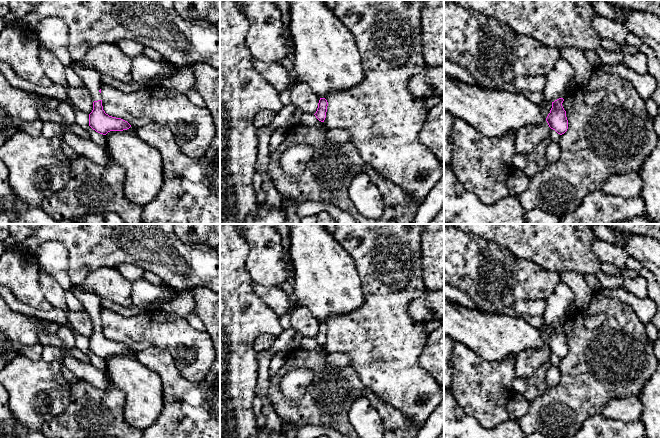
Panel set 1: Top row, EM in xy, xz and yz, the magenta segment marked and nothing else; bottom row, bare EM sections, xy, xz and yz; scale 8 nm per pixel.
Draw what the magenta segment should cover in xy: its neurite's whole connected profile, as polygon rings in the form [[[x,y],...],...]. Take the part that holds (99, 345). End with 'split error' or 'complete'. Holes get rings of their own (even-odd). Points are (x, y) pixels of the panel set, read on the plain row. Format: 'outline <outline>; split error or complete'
outline [[[81,290],[76,291],[74,295],[83,305],[92,321],[93,334],[89,338],[89,350],[103,359],[106,359],[110,355],[123,355],[129,353],[131,349],[127,345],[109,340],[103,334],[102,321],[100,318],[100,312],[102,310],[101,297],[91,291]]]; split error

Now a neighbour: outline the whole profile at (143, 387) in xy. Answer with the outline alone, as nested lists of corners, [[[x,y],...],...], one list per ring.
[[[110,355],[106,366],[110,382],[125,393],[126,422],[141,430],[152,426],[163,408],[160,376],[132,356]]]

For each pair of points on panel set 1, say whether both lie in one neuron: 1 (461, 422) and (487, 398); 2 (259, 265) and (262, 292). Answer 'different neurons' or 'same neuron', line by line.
1: different neurons
2: different neurons

